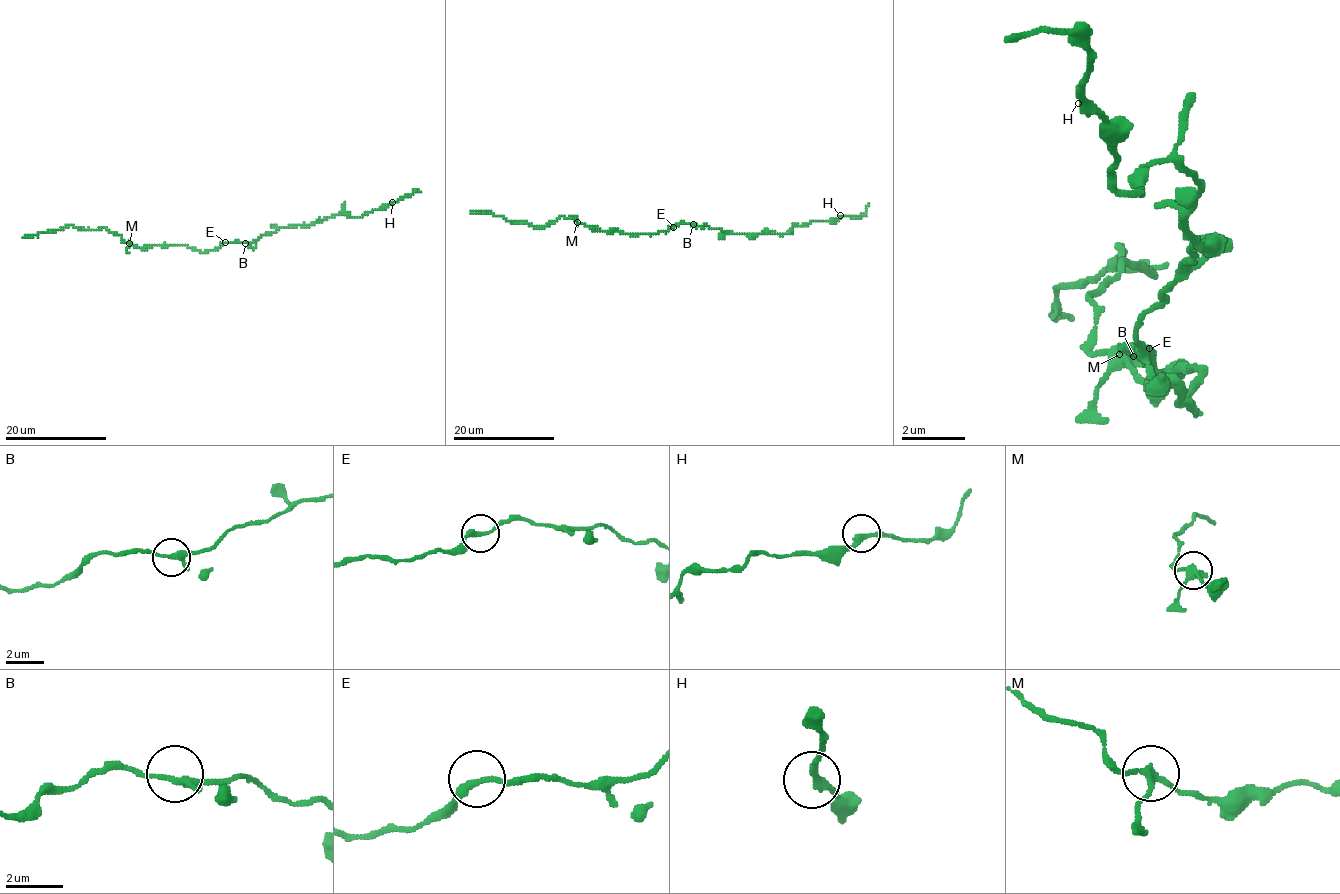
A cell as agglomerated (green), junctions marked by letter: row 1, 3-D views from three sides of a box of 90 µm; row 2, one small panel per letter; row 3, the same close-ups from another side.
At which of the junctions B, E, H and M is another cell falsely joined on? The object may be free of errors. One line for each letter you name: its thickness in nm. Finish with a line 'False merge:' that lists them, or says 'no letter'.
False merge: no letter

